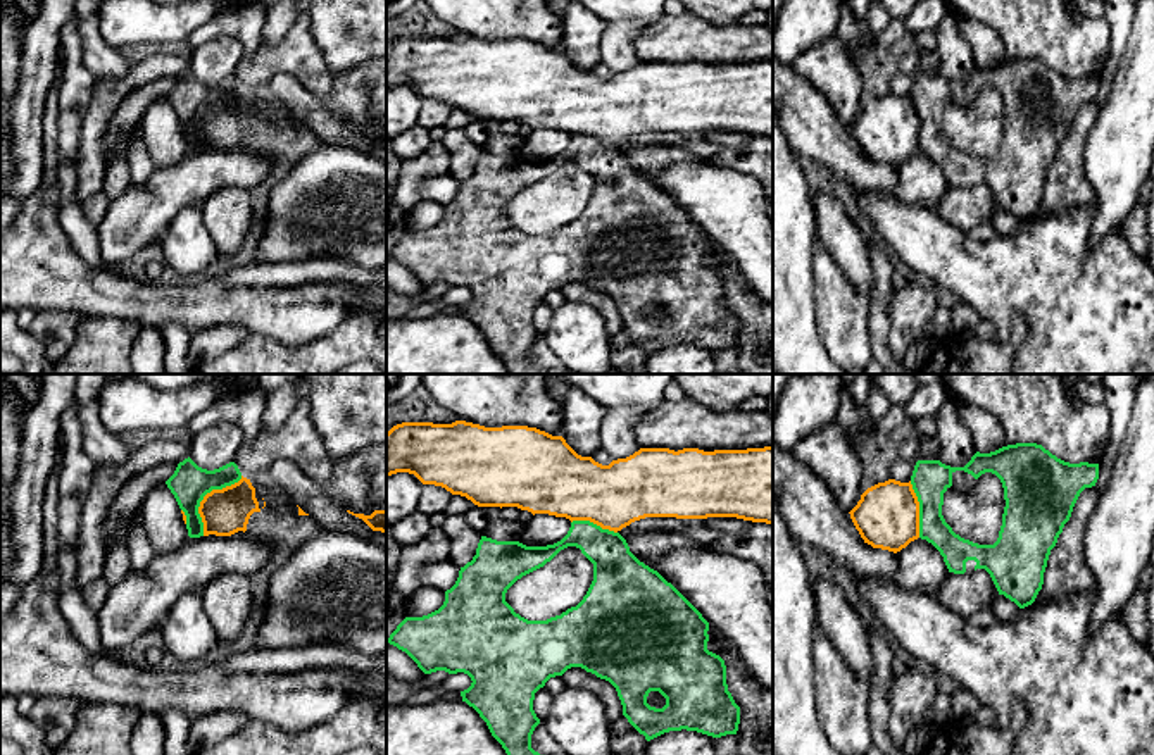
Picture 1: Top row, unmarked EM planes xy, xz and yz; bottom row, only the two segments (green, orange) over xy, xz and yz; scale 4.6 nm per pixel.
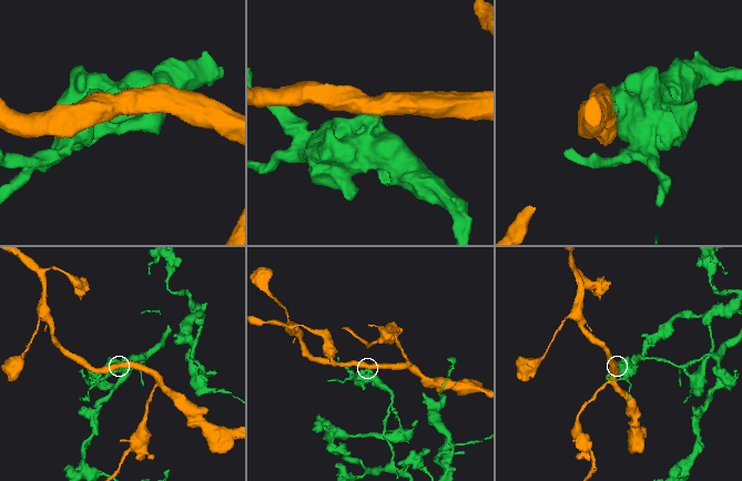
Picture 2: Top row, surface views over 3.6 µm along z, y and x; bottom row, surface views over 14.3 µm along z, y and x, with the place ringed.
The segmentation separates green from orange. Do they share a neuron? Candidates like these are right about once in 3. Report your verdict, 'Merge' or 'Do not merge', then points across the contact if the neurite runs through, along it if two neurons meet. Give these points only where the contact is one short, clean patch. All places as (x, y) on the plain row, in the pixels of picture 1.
Do not merge. Boundary: xy (242, 90), (204, 111), (199, 121), (202, 149)

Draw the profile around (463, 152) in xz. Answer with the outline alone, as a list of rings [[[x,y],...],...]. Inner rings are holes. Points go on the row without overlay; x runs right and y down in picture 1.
[[[447,129],[445,136],[440,141],[450,157],[450,171],[448,174],[459,181],[464,181],[476,169],[478,157],[481,153],[481,147],[473,143],[466,131]]]

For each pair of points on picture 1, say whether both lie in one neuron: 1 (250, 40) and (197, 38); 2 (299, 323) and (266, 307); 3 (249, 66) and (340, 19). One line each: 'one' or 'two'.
1: one
2: one
3: two

